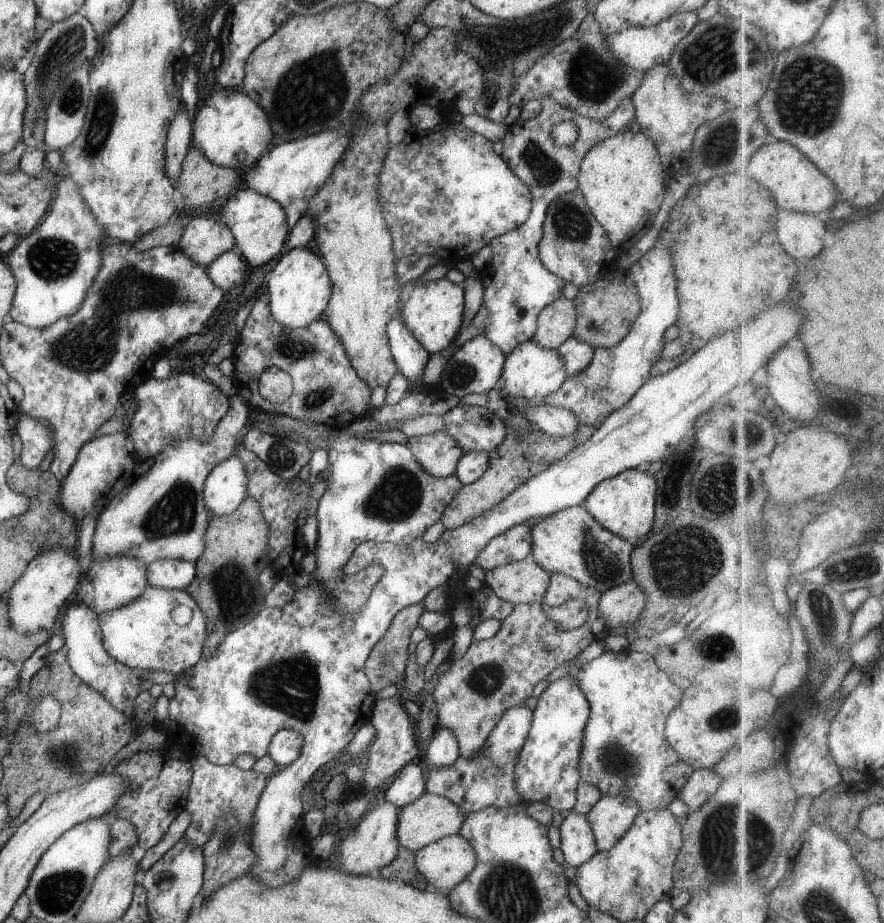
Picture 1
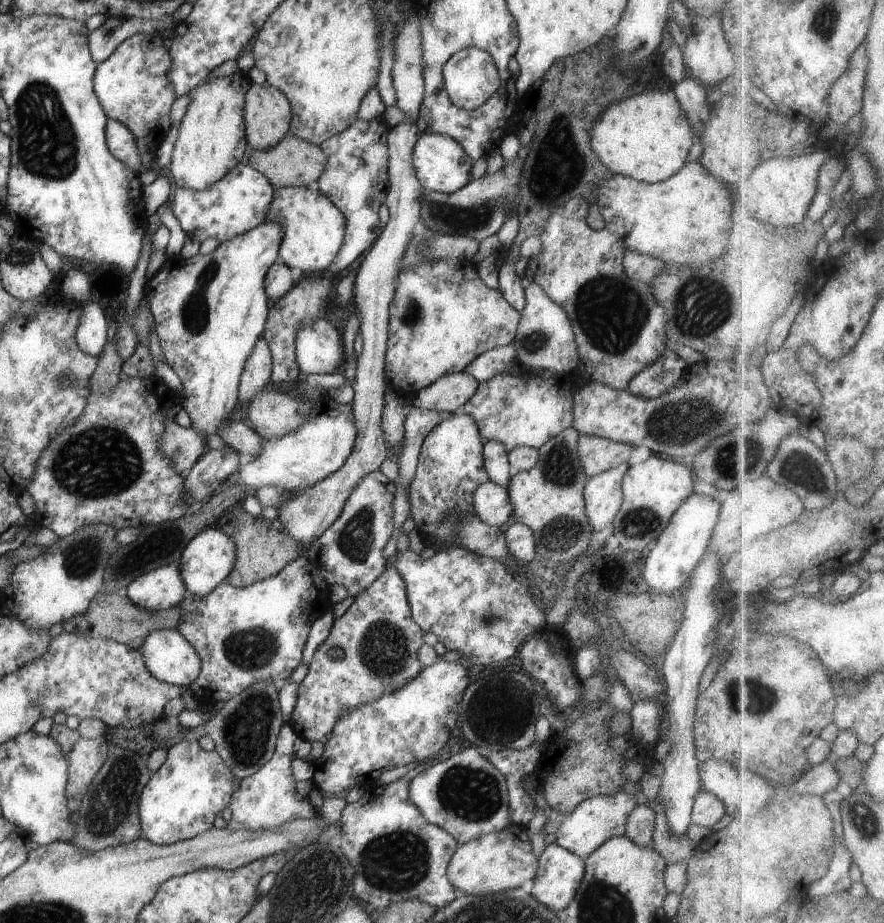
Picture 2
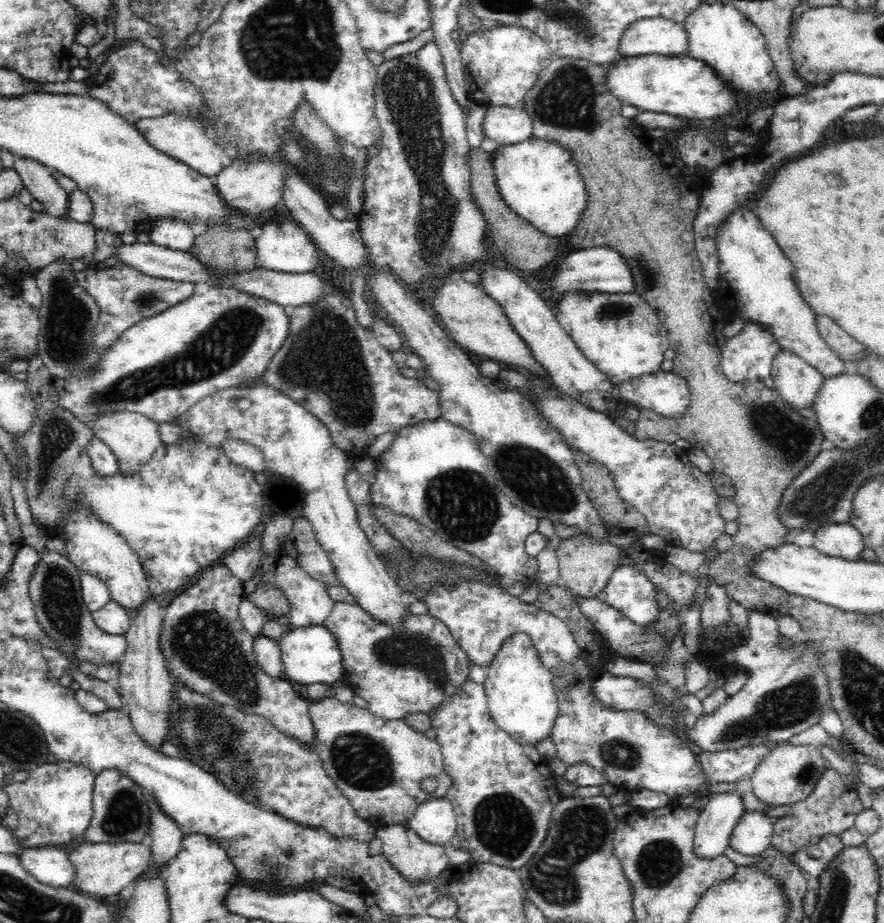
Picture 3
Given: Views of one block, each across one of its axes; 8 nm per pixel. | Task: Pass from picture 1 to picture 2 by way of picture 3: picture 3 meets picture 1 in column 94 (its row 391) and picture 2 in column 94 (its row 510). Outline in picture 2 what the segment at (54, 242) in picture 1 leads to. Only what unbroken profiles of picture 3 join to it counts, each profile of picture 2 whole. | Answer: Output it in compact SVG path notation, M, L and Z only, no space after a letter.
M87 302L75 331L80 350L93 357L100 356L108 342L108 322L102 308L96 303Z

